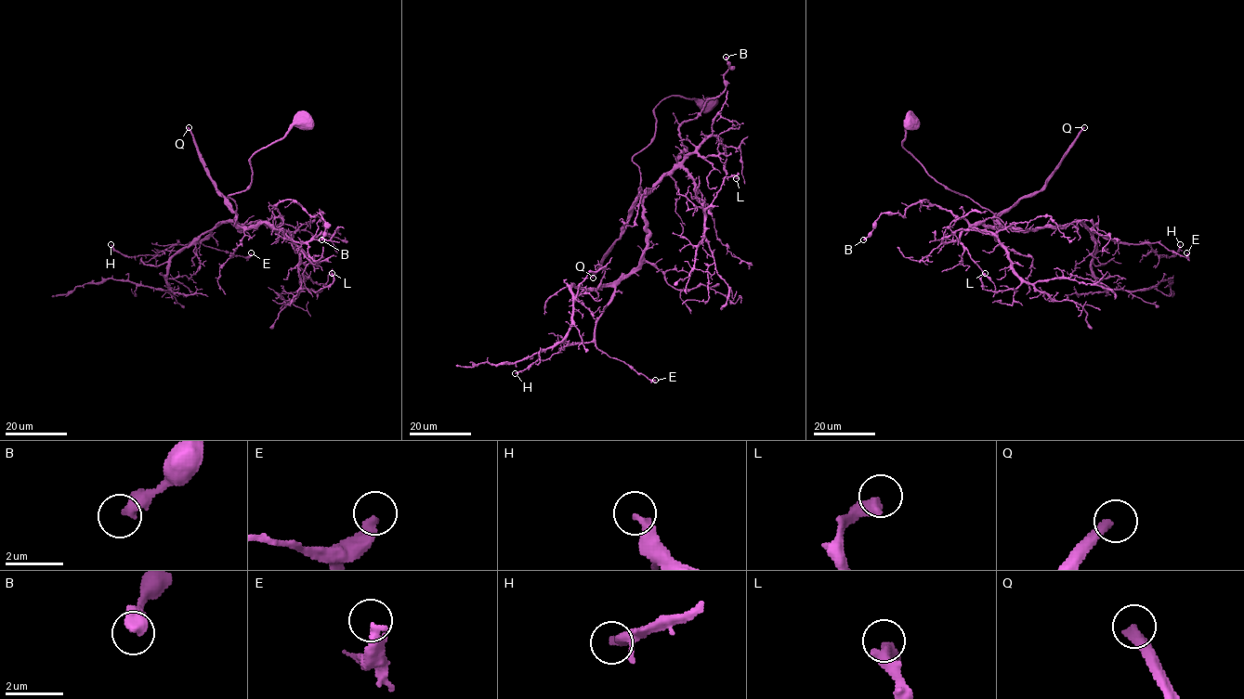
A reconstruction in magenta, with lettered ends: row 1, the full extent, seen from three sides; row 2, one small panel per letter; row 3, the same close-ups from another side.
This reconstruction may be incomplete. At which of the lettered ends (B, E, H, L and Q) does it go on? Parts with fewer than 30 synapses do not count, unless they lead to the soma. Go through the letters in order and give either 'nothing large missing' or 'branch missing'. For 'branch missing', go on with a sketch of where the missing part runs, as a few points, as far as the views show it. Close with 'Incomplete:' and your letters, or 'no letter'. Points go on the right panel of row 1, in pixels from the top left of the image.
B: nothing large missing
E: nothing large missing
H: nothing large missing
L: nothing large missing
Q: branch missing; course (1084, 127), (1156, 41), (1188, 41), (1146, 72), (1138, 117), (1147, 142), (1089, 204), (1089, 232), (1047, 265)
Incomplete: Q

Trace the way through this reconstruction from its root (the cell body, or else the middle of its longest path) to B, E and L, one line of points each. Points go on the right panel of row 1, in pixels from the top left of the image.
B: (910, 123), (902, 146), (1001, 226), (970, 224), (923, 200), (903, 216), (882, 213), (863, 239)
E: (910, 123), (902, 146), (925, 171), (1005, 226), (1037, 230), (1082, 222), (1113, 240), (1158, 242), (1186, 252)
L: (910, 123), (902, 146), (994, 215), (1001, 226), (975, 228), (996, 237), (1021, 283), (985, 290), (985, 273)

